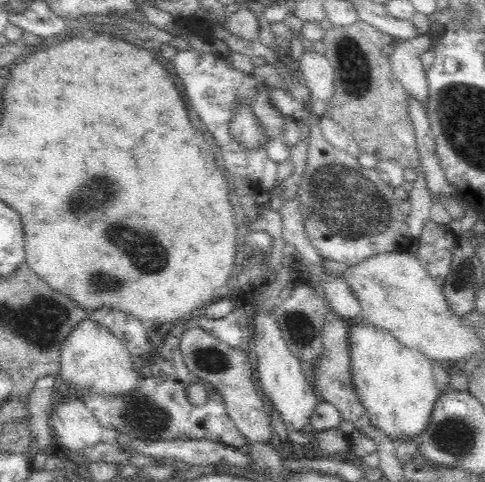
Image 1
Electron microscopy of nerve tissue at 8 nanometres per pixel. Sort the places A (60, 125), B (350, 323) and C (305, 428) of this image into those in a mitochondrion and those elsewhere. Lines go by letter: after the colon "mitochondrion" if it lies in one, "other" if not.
A: other
B: other
C: other

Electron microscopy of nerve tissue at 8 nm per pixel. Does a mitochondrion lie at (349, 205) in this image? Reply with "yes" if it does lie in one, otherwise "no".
yes

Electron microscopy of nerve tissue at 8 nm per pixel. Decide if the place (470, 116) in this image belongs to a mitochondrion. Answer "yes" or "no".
yes

